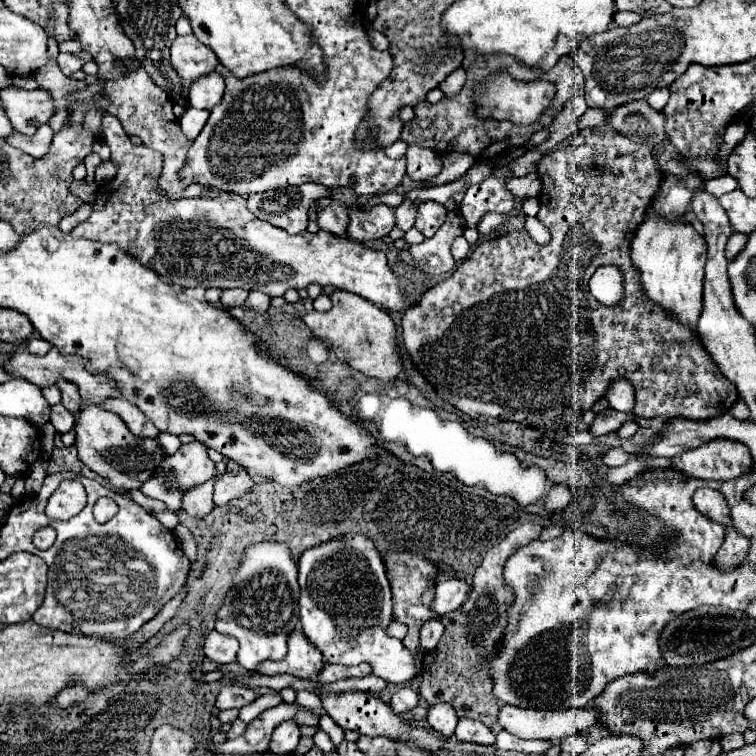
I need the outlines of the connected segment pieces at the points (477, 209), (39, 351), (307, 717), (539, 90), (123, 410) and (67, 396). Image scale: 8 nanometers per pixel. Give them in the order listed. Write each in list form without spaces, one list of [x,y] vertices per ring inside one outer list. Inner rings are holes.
[[[490,175],[478,185],[468,187],[464,193],[464,199],[460,203],[460,215],[466,221],[466,227],[476,229],[480,223],[480,217],[486,213],[510,213],[516,203],[516,195],[512,195],[506,187],[510,177],[496,177]]]
[[[30,339],[30,341],[26,341],[26,351],[28,353],[34,353],[34,355],[44,355],[46,351],[48,351],[48,341],[44,341],[44,339]]]
[[[300,707],[300,713],[292,719],[294,723],[298,723],[298,725],[310,725],[310,727],[318,727],[318,715],[316,713],[312,713],[310,709],[306,709],[306,707]]]
[[[500,77],[500,81],[492,81],[492,85],[488,85],[480,97],[476,97],[476,105],[480,109],[480,117],[532,123],[548,107],[554,93],[556,89],[552,89],[552,83],[548,81],[524,85],[512,81],[512,77]]]
[[[106,399],[104,403],[102,403],[102,407],[104,409],[108,409],[108,411],[112,411],[112,413],[116,413],[126,425],[128,425],[128,429],[136,435],[136,437],[140,437],[140,439],[148,439],[148,437],[158,437],[158,429],[152,425],[152,421],[148,421],[148,417],[136,407],[136,405],[132,405],[130,401],[126,401],[126,399]]]
[[[58,379],[58,381],[56,381],[56,387],[58,387],[60,393],[62,393],[62,405],[64,405],[70,413],[78,413],[78,409],[80,409],[80,395],[78,395],[76,385],[72,385],[70,381]]]

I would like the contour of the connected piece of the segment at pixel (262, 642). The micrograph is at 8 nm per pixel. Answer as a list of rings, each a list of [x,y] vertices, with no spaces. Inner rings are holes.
[[[260,543],[260,545],[252,545],[250,549],[246,549],[242,565],[234,577],[234,587],[228,591],[228,597],[226,597],[224,605],[220,607],[218,621],[216,621],[216,631],[238,639],[240,651],[238,651],[236,659],[244,669],[256,671],[256,667],[262,661],[268,661],[268,659],[282,661],[286,657],[286,639],[298,625],[298,597],[300,597],[298,567],[296,567],[294,559],[290,557],[286,545]]]

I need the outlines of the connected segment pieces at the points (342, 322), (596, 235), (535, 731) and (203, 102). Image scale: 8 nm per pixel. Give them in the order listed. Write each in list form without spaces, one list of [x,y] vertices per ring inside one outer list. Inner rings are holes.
[[[334,291],[330,311],[306,313],[302,315],[302,321],[310,327],[316,339],[328,343],[336,357],[356,371],[362,371],[368,377],[378,377],[382,381],[394,381],[402,371],[400,355],[396,351],[396,325],[392,317],[360,295]]]
[[[584,129],[578,135],[574,135],[572,143],[564,149],[556,149],[552,153],[546,153],[540,163],[538,163],[538,177],[542,179],[542,193],[540,193],[540,211],[538,219],[546,225],[546,229],[552,233],[550,243],[538,245],[532,241],[532,237],[526,231],[514,231],[506,233],[498,239],[482,241],[474,253],[466,259],[466,263],[460,263],[460,267],[454,271],[452,277],[440,281],[436,287],[428,289],[424,297],[420,299],[420,305],[408,309],[402,317],[402,345],[406,347],[414,367],[424,375],[424,379],[436,389],[438,397],[462,413],[470,415],[476,419],[480,425],[496,423],[496,421],[516,421],[516,423],[526,423],[526,425],[544,425],[548,429],[568,429],[576,417],[580,417],[580,411],[592,409],[592,405],[606,393],[608,385],[616,377],[624,377],[634,385],[636,391],[636,415],[638,417],[688,417],[688,419],[708,419],[708,417],[718,417],[730,411],[730,407],[738,401],[738,391],[736,387],[720,373],[718,365],[710,357],[710,353],[704,349],[700,335],[696,329],[690,329],[682,323],[676,323],[674,317],[664,311],[660,305],[656,305],[652,299],[642,293],[640,287],[640,273],[636,271],[632,259],[630,259],[630,241],[636,235],[636,229],[644,221],[648,207],[660,189],[662,183],[662,173],[658,169],[656,157],[652,151],[644,149],[642,145],[632,145],[626,137],[616,135],[610,129]],[[602,265],[616,265],[622,269],[624,279],[626,279],[626,307],[604,307],[600,305],[588,291],[588,279],[590,275],[602,267]]]
[[[502,705],[494,729],[506,729],[520,739],[558,741],[562,737],[576,735],[592,725],[596,725],[596,713],[590,709],[540,711]]]
[[[214,71],[208,77],[202,77],[200,81],[192,83],[188,101],[196,109],[212,109],[222,101],[224,95],[224,79]]]

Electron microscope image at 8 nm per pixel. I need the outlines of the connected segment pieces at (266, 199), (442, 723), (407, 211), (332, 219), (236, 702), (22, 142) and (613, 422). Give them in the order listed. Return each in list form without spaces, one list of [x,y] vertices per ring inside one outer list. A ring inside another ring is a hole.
[[[304,183],[304,185],[292,185],[276,191],[252,193],[248,197],[248,207],[262,221],[268,221],[296,235],[302,233],[308,225],[310,203],[326,195],[328,189],[324,185]]]
[[[438,703],[438,705],[430,707],[426,719],[428,719],[430,727],[434,731],[438,731],[440,735],[444,735],[444,737],[450,737],[454,733],[454,729],[456,729],[456,723],[458,723],[456,711],[448,703]]]
[[[404,201],[400,207],[396,207],[396,227],[408,231],[414,225],[414,215],[416,215],[414,201]]]
[[[334,199],[318,213],[318,227],[328,229],[328,233],[336,233],[338,237],[346,237],[346,209],[342,199]]]
[[[226,685],[220,689],[218,697],[216,697],[216,707],[220,711],[224,709],[232,709],[232,707],[244,707],[248,703],[252,703],[256,699],[254,691],[248,687],[238,687],[238,685]]]
[[[42,123],[32,137],[14,131],[14,133],[10,133],[6,137],[6,143],[16,147],[16,149],[20,149],[20,151],[24,151],[24,153],[28,153],[28,155],[32,155],[32,157],[42,157],[48,151],[48,145],[52,141],[52,133],[54,131],[50,129],[50,125]]]
[[[606,409],[606,411],[602,411],[602,413],[598,413],[594,417],[594,421],[590,423],[588,431],[594,437],[600,437],[600,435],[606,435],[610,431],[618,431],[622,427],[622,423],[628,421],[628,419],[632,419],[632,417],[634,417],[632,411],[630,413],[620,413],[616,409]]]

